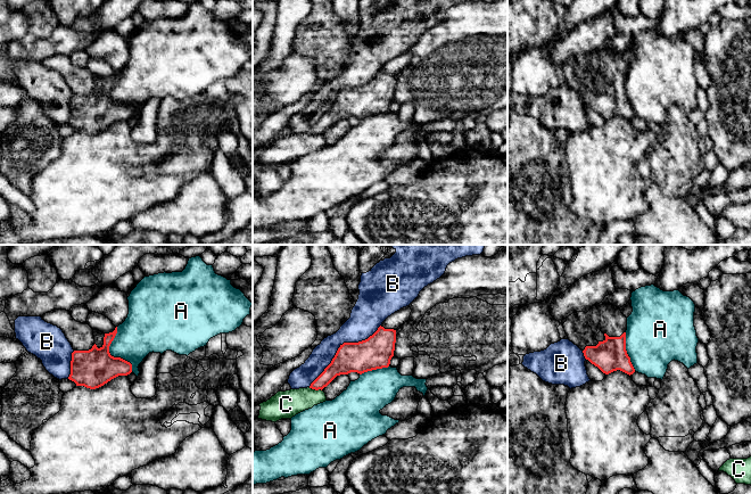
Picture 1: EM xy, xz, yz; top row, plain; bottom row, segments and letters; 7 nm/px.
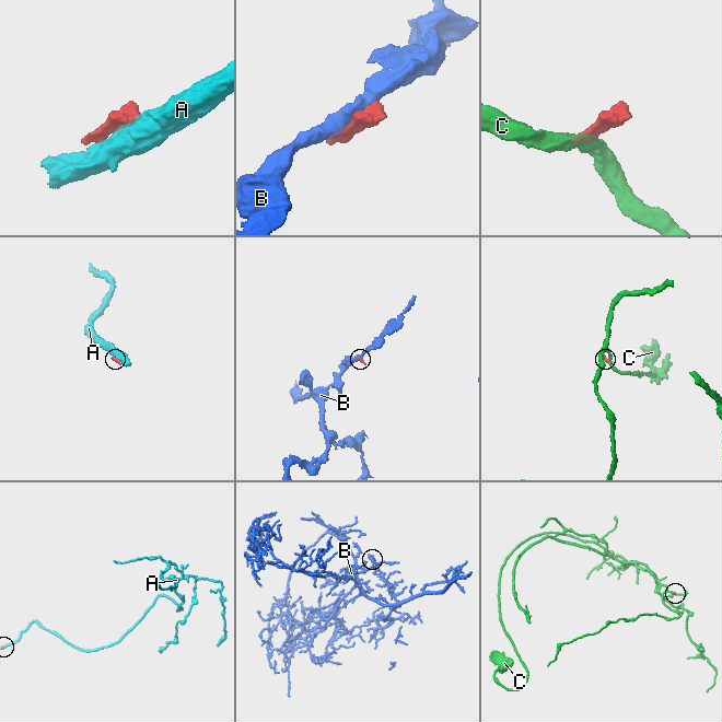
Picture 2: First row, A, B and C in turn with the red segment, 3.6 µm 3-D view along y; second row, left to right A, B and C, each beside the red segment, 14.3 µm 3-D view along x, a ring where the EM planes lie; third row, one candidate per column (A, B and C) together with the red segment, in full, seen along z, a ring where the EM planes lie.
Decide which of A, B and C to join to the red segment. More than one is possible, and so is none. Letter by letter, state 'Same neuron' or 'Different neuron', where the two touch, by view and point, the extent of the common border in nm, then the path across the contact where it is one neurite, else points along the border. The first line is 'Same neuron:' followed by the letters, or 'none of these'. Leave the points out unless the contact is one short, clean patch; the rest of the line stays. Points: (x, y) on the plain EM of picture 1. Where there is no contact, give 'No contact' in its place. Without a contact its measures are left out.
Same neuron: none of these
A: Different neuron. Touches red at xy (109, 99). Shared border 340 nm. Boundary: xy (116, 72), (109, 98), (126, 105), (132, 116)
B: Different neuron. Touches red at xz (340, 91). Shared border 650 nm
C: Different neuron. Touches red at xz (315, 134). Shared border 100 nm. Boundary: xz (308, 132), (321, 136)

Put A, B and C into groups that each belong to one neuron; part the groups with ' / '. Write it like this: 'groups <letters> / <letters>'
groups A / B / C

